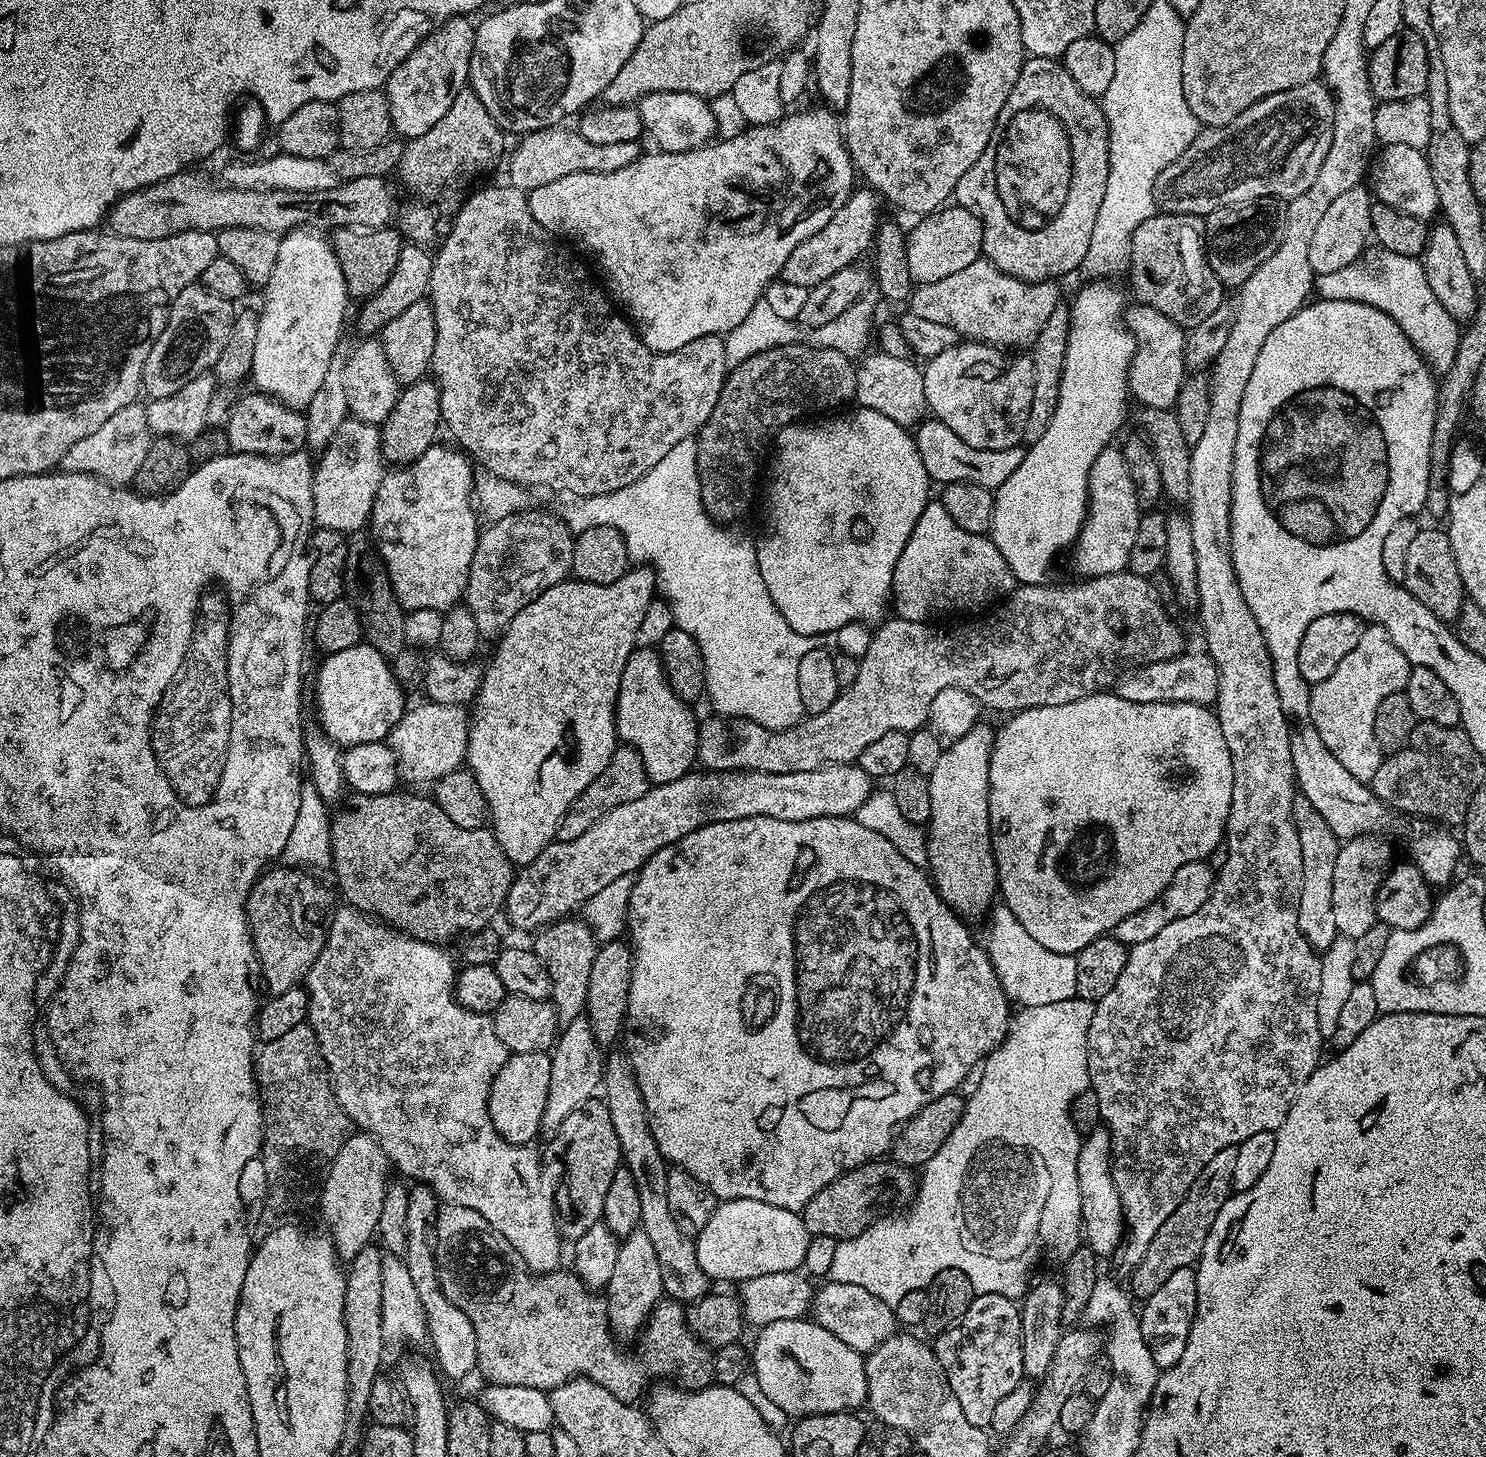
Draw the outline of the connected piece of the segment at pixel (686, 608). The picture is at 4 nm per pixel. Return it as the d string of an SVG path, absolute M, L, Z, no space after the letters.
M695 439L678 442L678 446L674 446L674 450L670 450L670 454L666 454L666 458L662 458L662 462L658 462L658 466L654 466L645 476L638 478L630 486L622 486L622 490L614 490L601 496L577 496L569 499L567 502L569 504L565 506L564 512L562 511L562 519L572 533L579 534L590 530L590 526L598 526L599 524L602 526L614 526L614 530L618 530L626 542L629 561L635 562L640 566L647 566L655 572L656 587L662 593L663 599L672 607L673 625L686 630L686 634L690 634L698 642L698 650L704 659L706 700L712 703L712 708L716 711L713 713L717 717L753 720L758 726L773 730L777 728L793 728L799 720L804 719L806 713L802 706L802 694L798 690L798 662L802 662L802 657L805 654L810 654L810 650L814 650L818 646L817 637L798 634L798 630L794 630L790 626L790 622L786 622L786 618L782 618L778 606L774 606L774 598L770 598L770 590L766 590L766 582L762 582L762 574L756 565L756 549L753 541L751 539L749 541L743 540L742 537L735 536L728 529L731 527L713 520L704 511L704 503L700 497L698 466L696 465Z

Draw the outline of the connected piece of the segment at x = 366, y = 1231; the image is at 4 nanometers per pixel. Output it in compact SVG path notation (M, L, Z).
M352 1134L338 1150L324 1172L324 1182L318 1189L320 1216L324 1219L323 1227L332 1238L336 1247L336 1255L341 1261L352 1260L358 1250L369 1247L376 1236L378 1214L382 1212L382 1198L388 1191L390 1165L388 1155L382 1150L375 1136L367 1134Z

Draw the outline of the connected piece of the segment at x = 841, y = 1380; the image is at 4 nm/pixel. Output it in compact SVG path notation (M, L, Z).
M788 1320L784 1324L761 1328L755 1333L756 1345L750 1348L750 1368L758 1378L758 1386L770 1402L782 1406L790 1418L817 1416L831 1412L850 1412L863 1409L868 1402L864 1356L856 1352L842 1338L834 1338L830 1330L815 1322Z

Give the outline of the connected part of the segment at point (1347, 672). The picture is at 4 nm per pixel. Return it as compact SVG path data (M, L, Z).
M1368 624L1359 640L1358 646L1338 662L1338 667L1334 669L1334 674L1322 682L1311 685L1312 693L1310 694L1310 718L1314 730L1318 730L1318 735L1322 737L1322 742L1326 742L1326 750L1354 774L1354 778L1370 782L1378 770L1382 753L1378 742L1374 738L1374 710L1378 710L1378 702L1386 698L1386 694L1403 692L1408 675L1412 672L1413 665L1408 663L1406 654L1394 646L1390 634L1380 624Z

